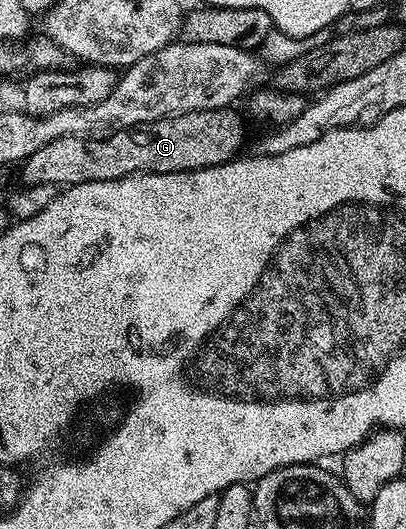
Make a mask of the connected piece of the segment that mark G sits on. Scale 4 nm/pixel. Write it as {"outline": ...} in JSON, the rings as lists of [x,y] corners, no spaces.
{"outline":[[[235,108],[211,109],[210,111],[190,111],[179,113],[173,117],[163,117],[150,123],[142,123],[130,127],[126,131],[118,131],[118,135],[110,135],[106,139],[90,139],[89,137],[63,137],[54,139],[54,143],[46,143],[34,155],[22,162],[25,186],[40,183],[54,183],[57,187],[67,187],[78,183],[94,183],[95,181],[113,181],[122,179],[131,173],[177,173],[191,169],[205,169],[221,165],[233,160],[241,152],[244,145],[245,118],[236,114]]]}

